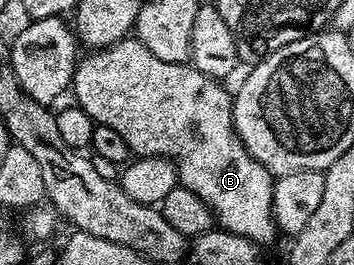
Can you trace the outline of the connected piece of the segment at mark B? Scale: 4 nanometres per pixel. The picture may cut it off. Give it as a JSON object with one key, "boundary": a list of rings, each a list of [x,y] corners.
{"boundary":[[[137,38],[119,40],[108,48],[92,51],[84,60],[82,57],[76,63],[73,81],[74,103],[83,108],[91,120],[109,126],[109,130],[117,130],[136,157],[166,156],[175,161],[179,169],[179,184],[205,202],[218,227],[239,234],[257,245],[268,246],[277,237],[273,214],[275,180],[271,171],[248,154],[241,138],[235,133],[231,113],[233,96],[223,87],[220,81],[201,74],[201,70],[190,63],[161,62],[161,58],[157,58],[157,54],[149,54]]]}

